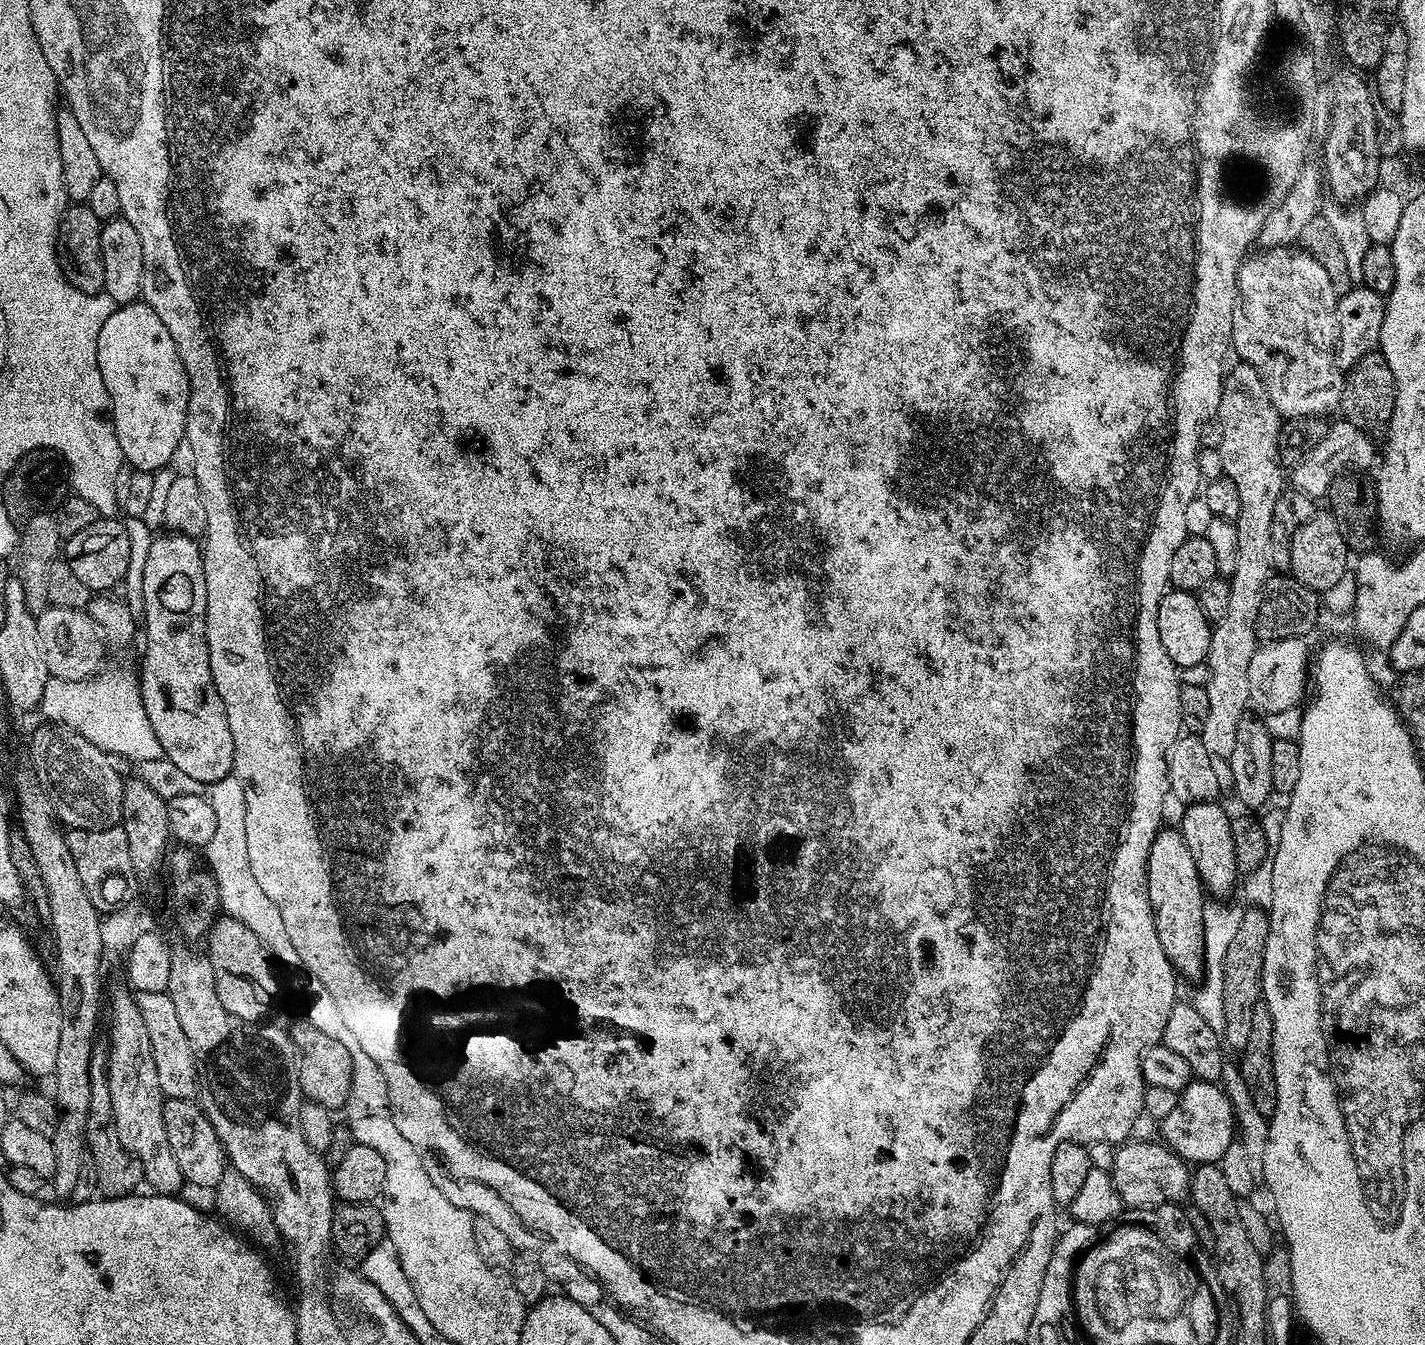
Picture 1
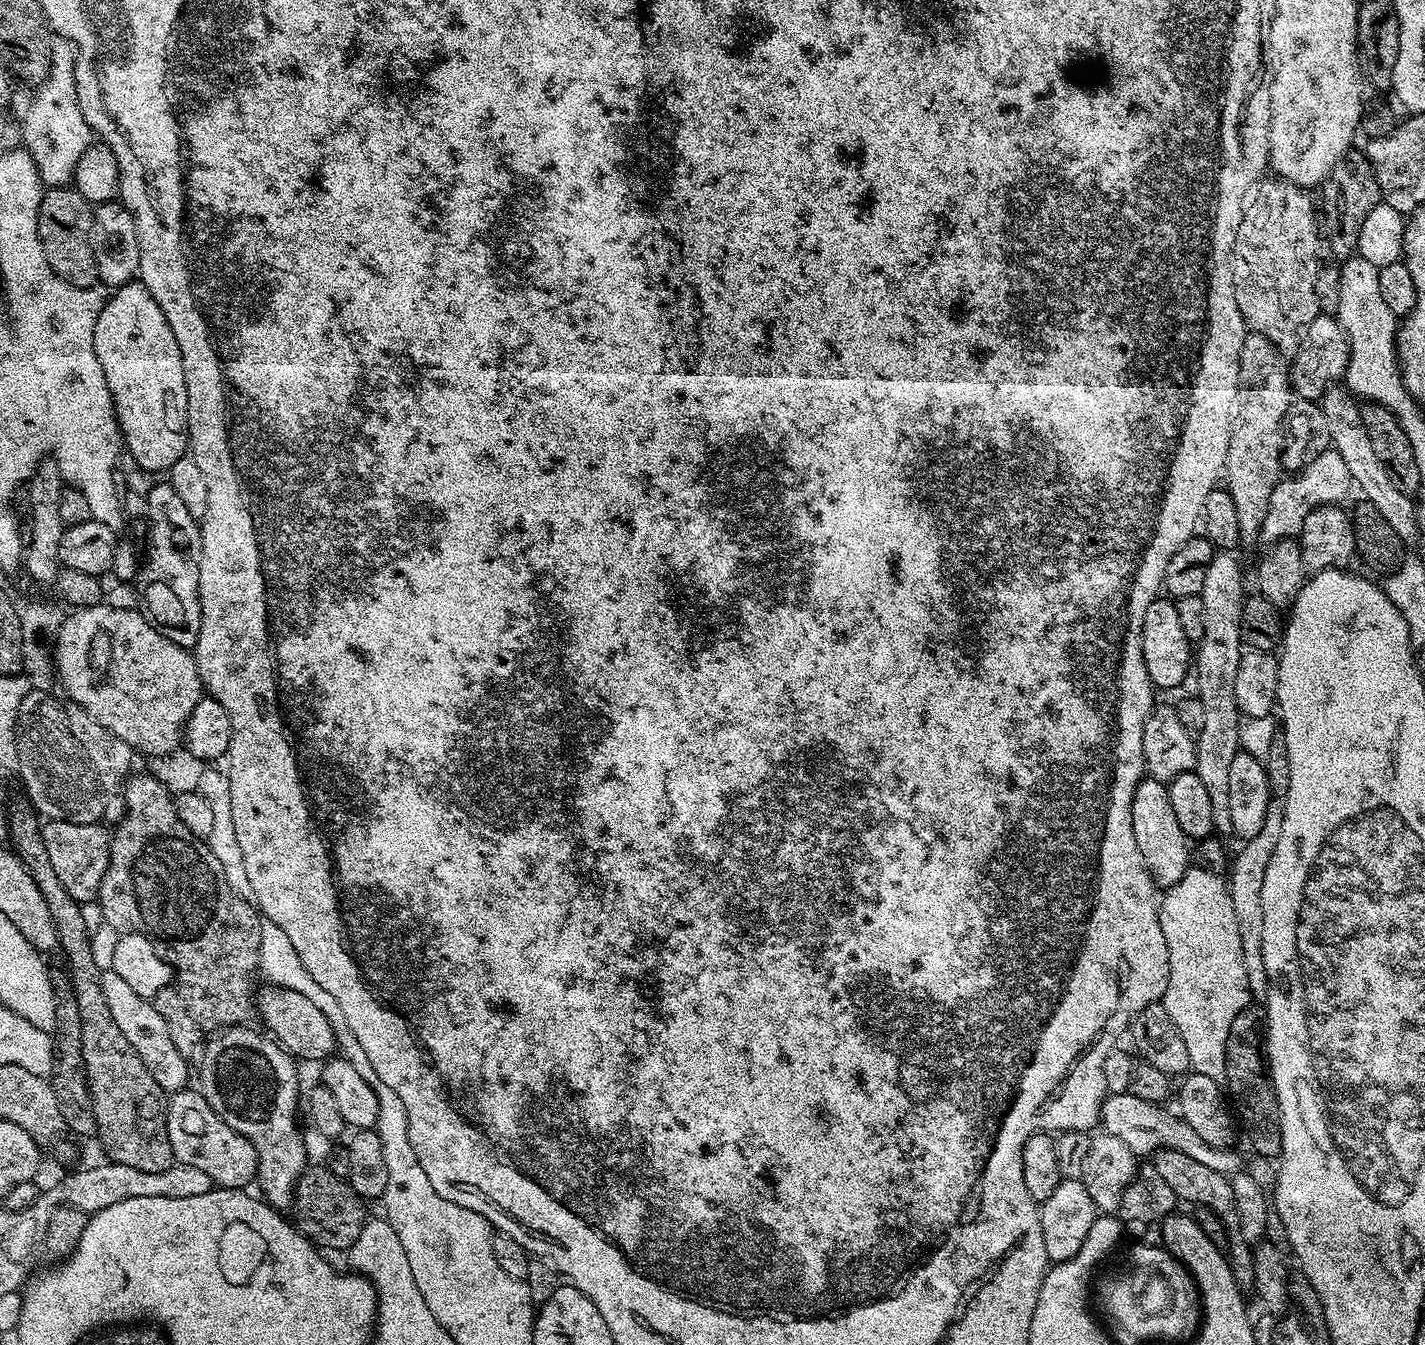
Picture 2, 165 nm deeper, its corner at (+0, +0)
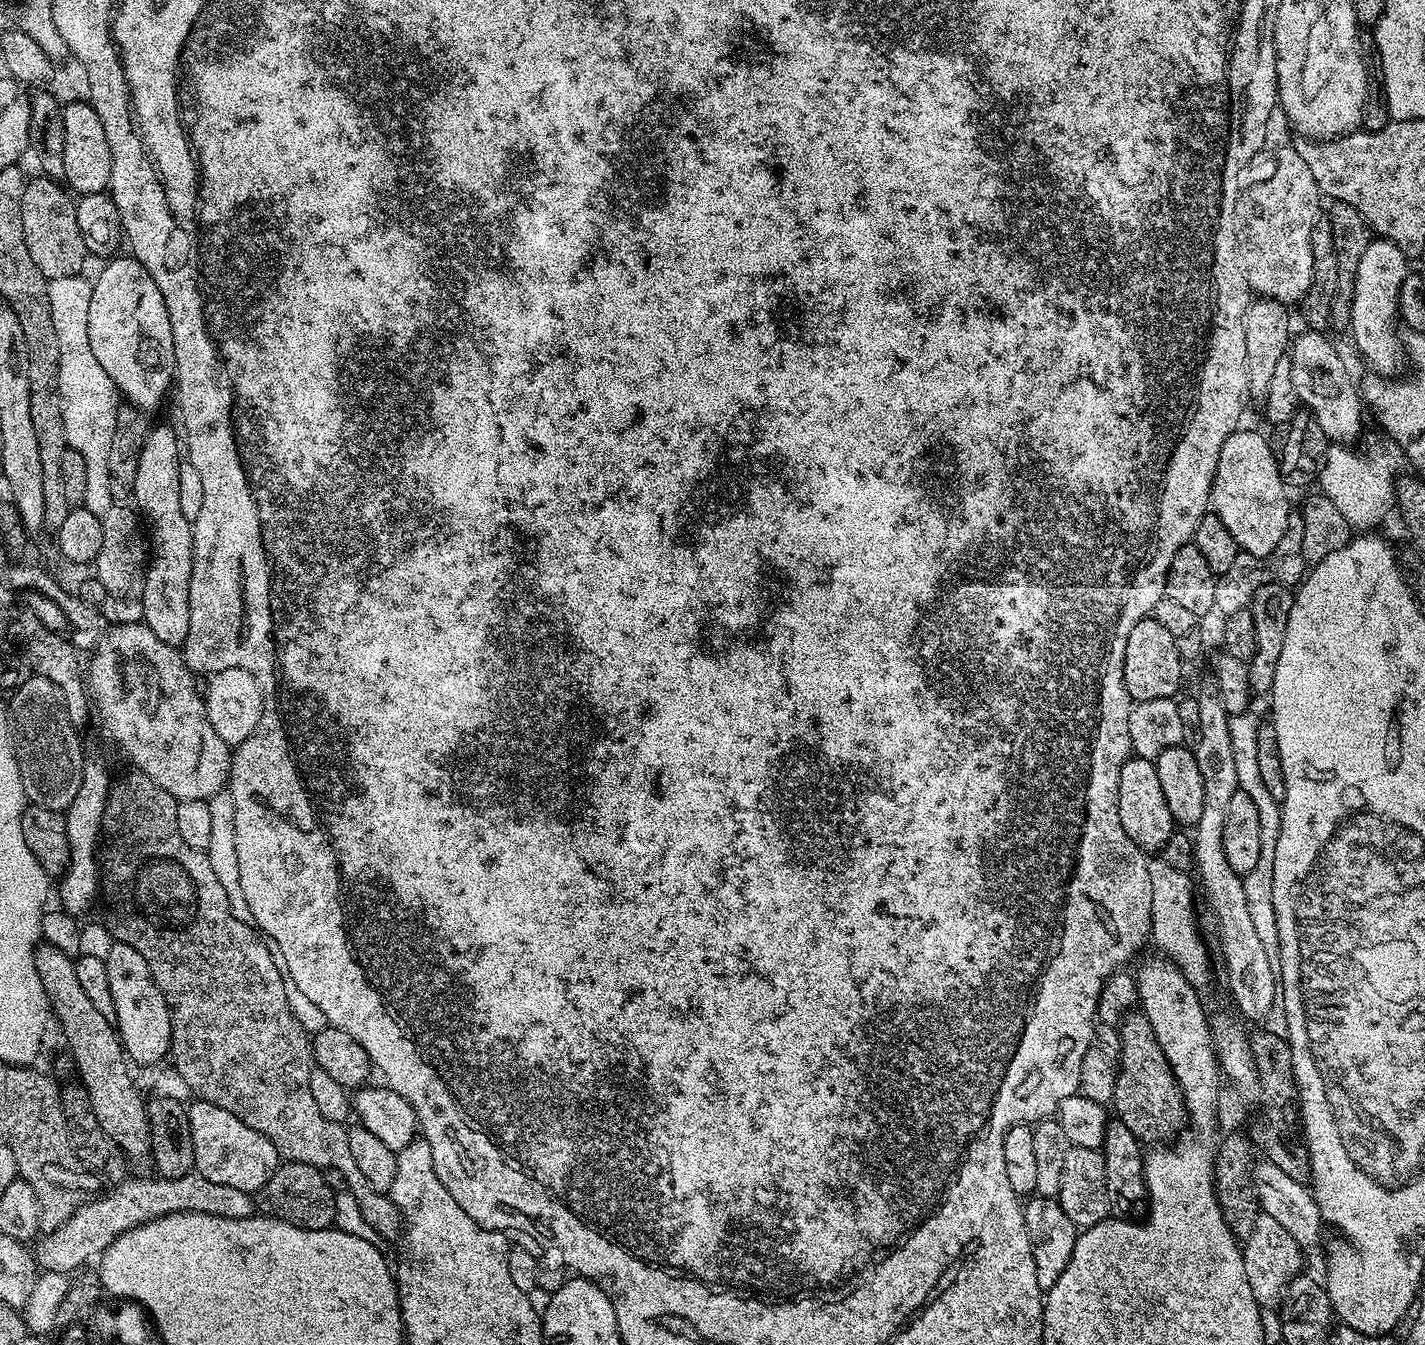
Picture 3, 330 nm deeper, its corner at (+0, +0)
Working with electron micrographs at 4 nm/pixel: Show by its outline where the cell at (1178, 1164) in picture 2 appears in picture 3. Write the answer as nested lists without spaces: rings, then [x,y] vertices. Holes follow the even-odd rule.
[[[1143,1011],[1125,1012],[1118,1025],[1118,1031],[1120,1031],[1120,1052],[1118,1051],[1111,1111],[1115,1119],[1125,1124],[1130,1129],[1130,1134],[1134,1134],[1134,1138],[1140,1140],[1141,1145],[1163,1145],[1171,1141],[1168,1139],[1183,1124],[1185,1127],[1188,1120],[1184,1092],[1180,1089],[1180,1083],[1176,1081],[1170,1062],[1166,1062],[1166,1054],[1162,1054],[1162,1046],[1158,1046],[1154,1026],[1150,1026]]]

